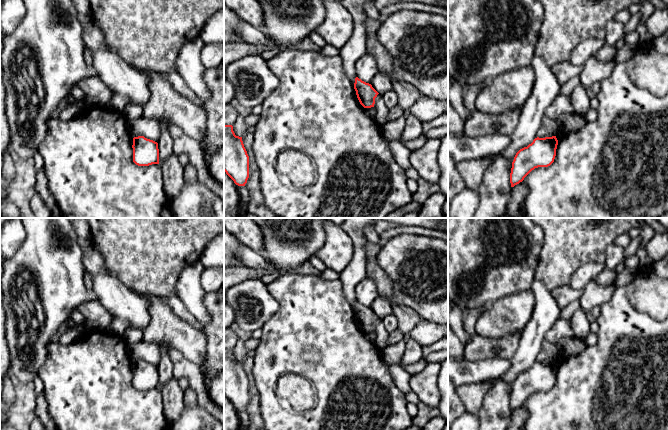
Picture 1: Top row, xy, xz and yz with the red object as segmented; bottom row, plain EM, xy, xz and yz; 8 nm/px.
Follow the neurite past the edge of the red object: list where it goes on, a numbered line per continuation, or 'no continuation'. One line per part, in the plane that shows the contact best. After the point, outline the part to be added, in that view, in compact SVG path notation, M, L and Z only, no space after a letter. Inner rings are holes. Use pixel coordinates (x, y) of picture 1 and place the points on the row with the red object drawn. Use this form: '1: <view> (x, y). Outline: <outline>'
no continuation

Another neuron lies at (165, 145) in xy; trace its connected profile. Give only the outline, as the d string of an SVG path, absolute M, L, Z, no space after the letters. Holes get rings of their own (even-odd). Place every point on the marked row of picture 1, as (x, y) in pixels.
M168 130L160 131L160 141L158 143L159 162L170 157L173 153L173 139Z

